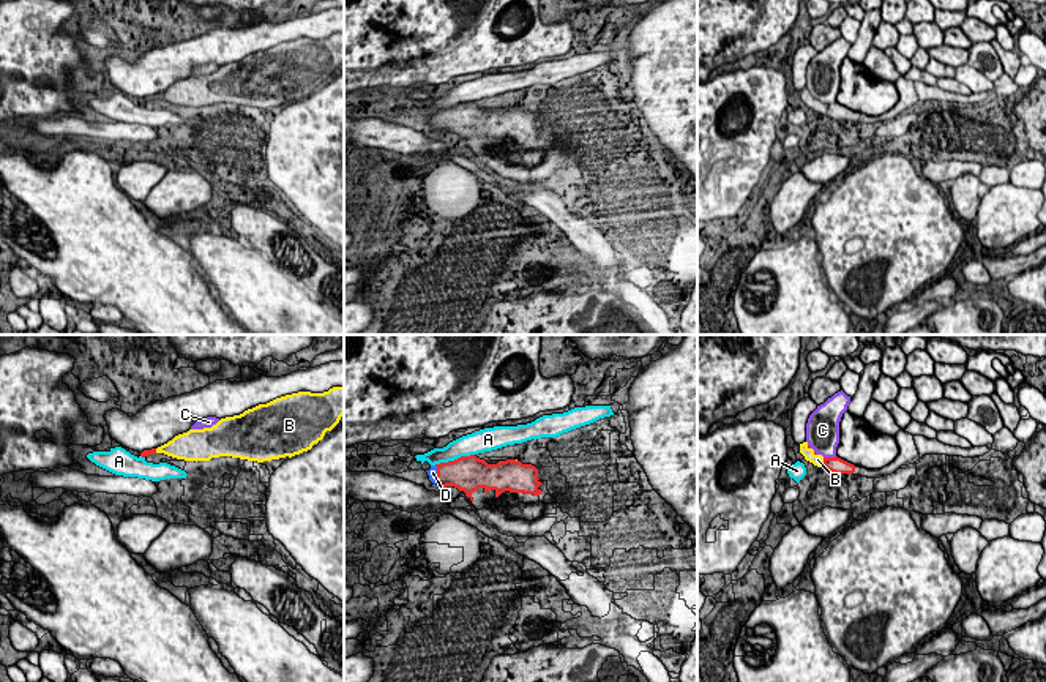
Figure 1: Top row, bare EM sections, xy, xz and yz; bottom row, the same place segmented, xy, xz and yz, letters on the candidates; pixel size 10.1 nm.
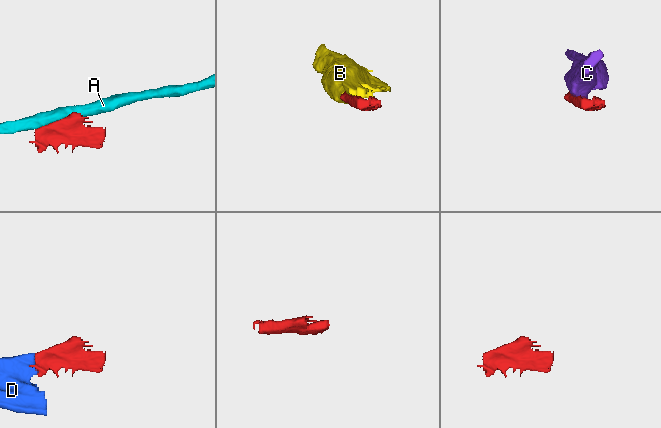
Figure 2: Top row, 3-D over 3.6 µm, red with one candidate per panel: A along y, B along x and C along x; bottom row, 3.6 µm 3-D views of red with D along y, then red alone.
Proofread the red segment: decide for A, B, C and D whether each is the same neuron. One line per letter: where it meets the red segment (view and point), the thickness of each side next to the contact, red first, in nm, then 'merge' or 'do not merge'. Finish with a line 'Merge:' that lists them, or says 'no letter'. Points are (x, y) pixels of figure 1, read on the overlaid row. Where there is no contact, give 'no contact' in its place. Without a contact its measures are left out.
A: contact xz (455, 460); calibres 360 and 220 nm; do not merge
B: contact yz (824, 463); calibres 160 and 130 nm; merge
C: contact yz (829, 458); calibres 160 and 360 nm; do not merge
D: contact xz (437, 474); calibres 300 and 100 nm; merge
Merge: B, D

